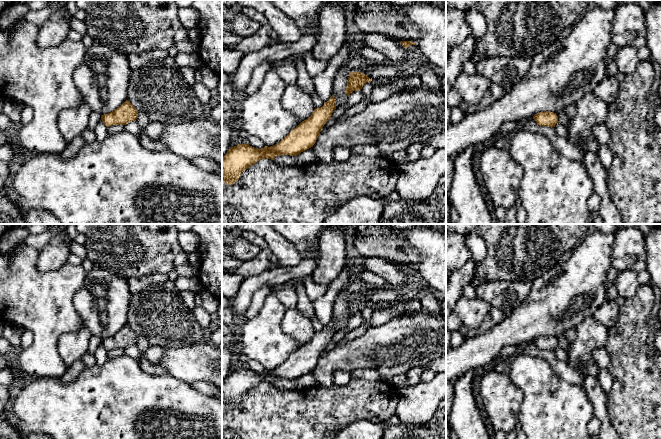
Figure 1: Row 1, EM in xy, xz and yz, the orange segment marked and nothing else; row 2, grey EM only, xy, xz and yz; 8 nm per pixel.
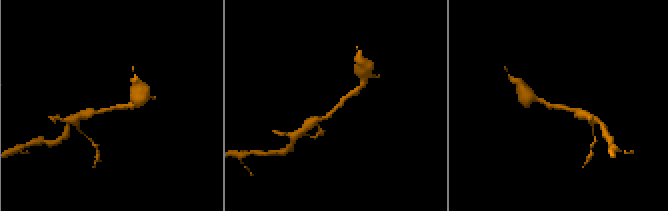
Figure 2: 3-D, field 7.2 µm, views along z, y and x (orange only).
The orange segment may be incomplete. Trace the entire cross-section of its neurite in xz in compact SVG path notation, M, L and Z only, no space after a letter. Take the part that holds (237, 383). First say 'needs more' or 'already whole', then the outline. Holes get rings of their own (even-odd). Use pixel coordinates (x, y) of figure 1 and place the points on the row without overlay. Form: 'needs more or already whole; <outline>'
already whole; M332 319L322 331L315 332L308 343L302 345L279 367L262 373L254 372L248 367L231 371L222 381L222 403L227 409L234 408L244 394L261 383L274 384L279 379L297 380L313 371L335 333L336 325Z

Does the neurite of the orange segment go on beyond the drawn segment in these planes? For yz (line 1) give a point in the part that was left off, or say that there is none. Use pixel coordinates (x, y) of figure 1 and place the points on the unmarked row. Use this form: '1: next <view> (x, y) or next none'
1: next none

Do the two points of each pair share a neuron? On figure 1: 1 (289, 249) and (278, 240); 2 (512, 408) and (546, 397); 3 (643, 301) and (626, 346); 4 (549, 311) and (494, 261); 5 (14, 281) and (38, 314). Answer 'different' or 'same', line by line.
1: same
2: different
3: same
4: different
5: same

